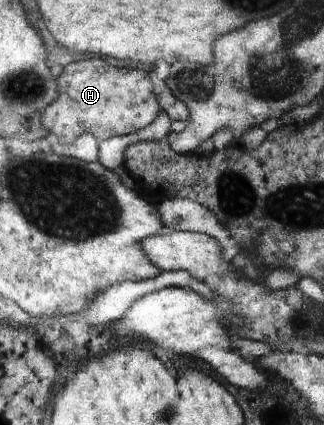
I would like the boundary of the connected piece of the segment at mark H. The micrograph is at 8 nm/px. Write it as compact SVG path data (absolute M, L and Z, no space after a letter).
M96 58L94 62L84 62L84 70L80 70L80 68L76 70L76 66L78 66L78 64L70 64L70 66L68 66L68 68L66 68L66 70L64 70L59 76L61 88L60 98L54 105L47 109L43 118L43 123L48 127L48 130L51 130L53 134L56 134L61 143L71 145L86 133L92 133L94 136L97 136L100 142L110 140L111 138L114 138L114 136L126 136L126 134L138 132L138 130L142 130L142 128L146 128L147 126L150 126L150 124L154 124L154 122L156 122L156 118L160 116L163 106L156 94L152 77L150 76L150 73L146 72L146 70L143 70L142 68L133 68L130 70L128 66L120 66L120 62L116 62L116 58Z

